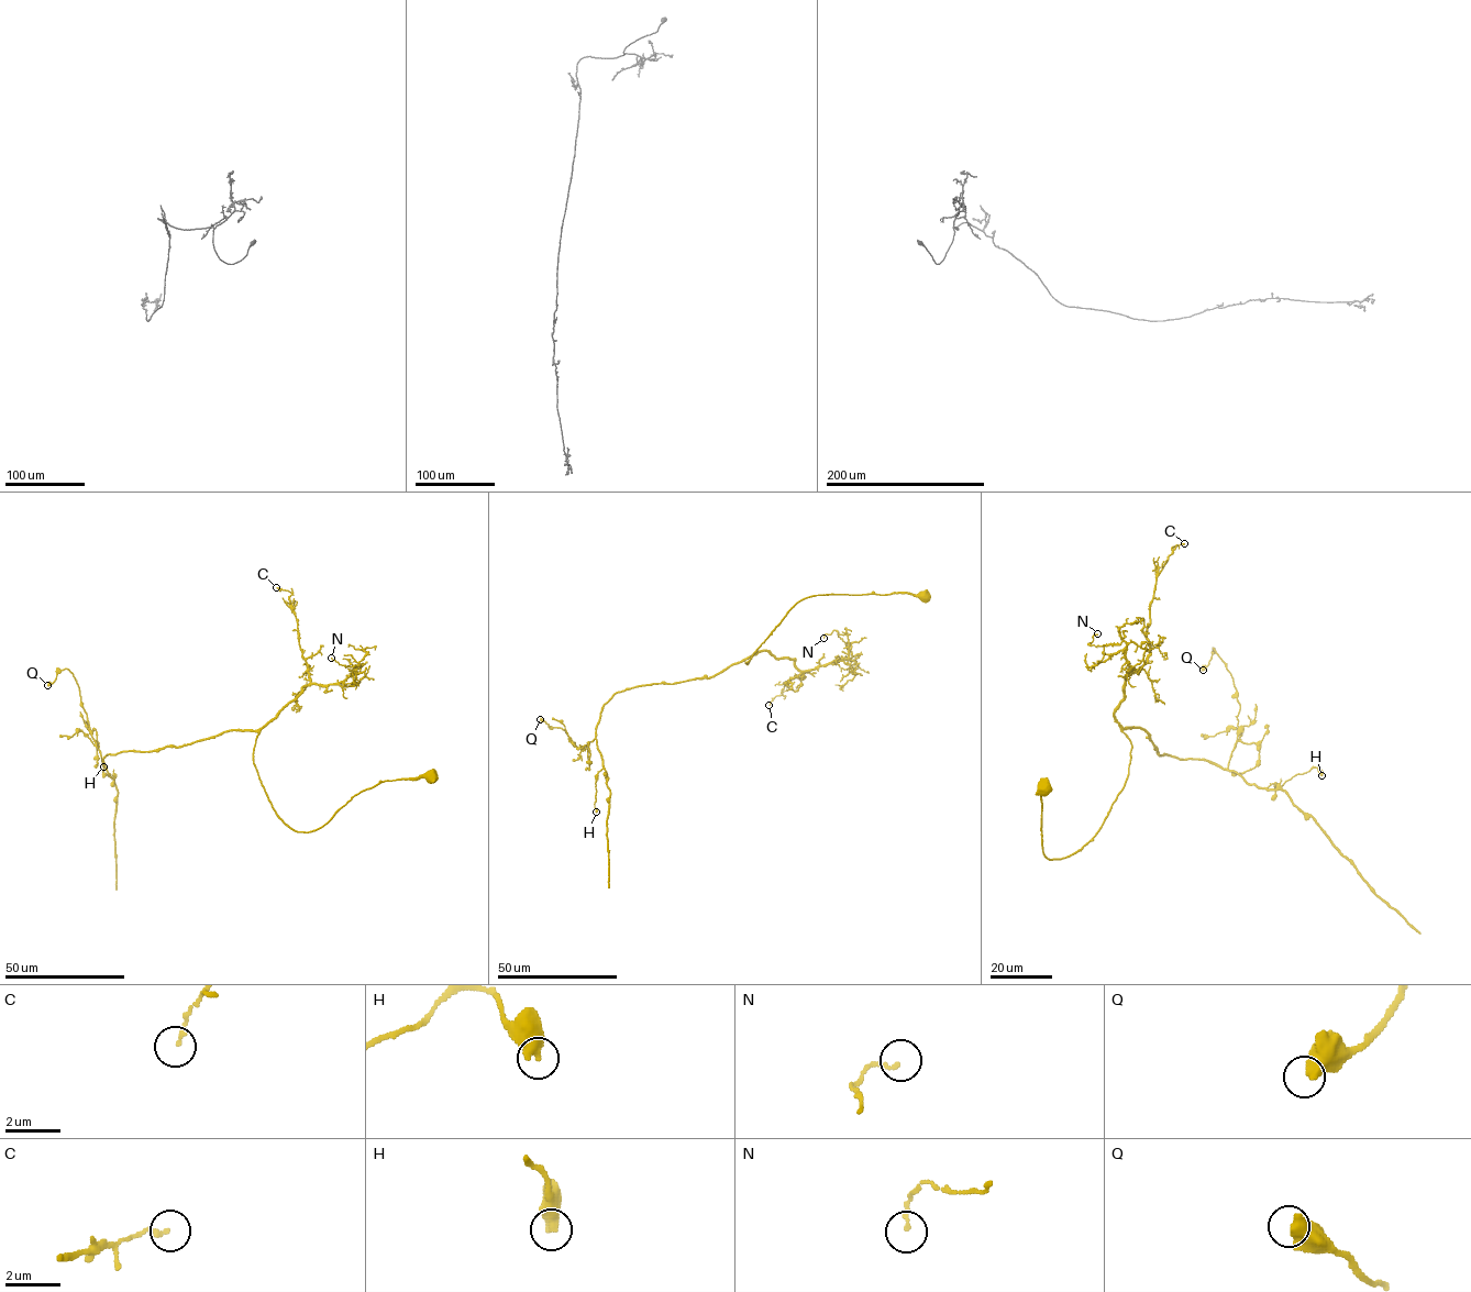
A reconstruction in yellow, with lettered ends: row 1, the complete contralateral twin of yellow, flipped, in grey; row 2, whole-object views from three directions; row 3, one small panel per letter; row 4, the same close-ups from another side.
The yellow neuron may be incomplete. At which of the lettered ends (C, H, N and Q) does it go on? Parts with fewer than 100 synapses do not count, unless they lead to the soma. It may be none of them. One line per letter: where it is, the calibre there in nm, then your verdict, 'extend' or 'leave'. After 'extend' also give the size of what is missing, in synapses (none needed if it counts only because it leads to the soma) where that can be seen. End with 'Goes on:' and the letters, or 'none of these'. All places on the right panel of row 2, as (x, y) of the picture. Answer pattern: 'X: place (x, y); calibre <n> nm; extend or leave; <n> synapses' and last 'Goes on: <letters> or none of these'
C: place (1184, 543); calibre 140 nm; leave
H: place (1322, 775); calibre 550 nm; leave
N: place (1097, 633); calibre 130 nm; leave
Q: place (1203, 670); calibre 550 nm; leave
Goes on: none of these

